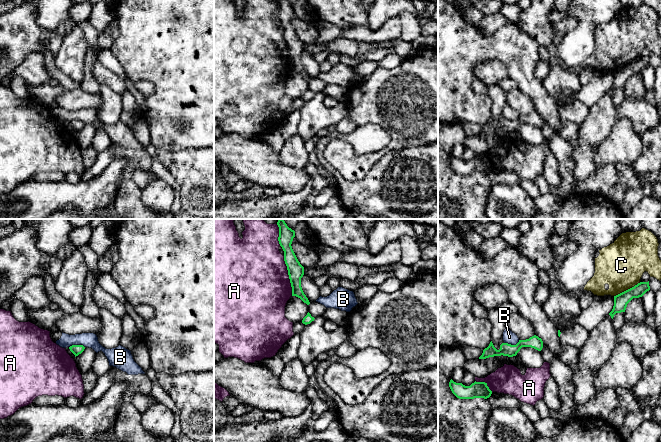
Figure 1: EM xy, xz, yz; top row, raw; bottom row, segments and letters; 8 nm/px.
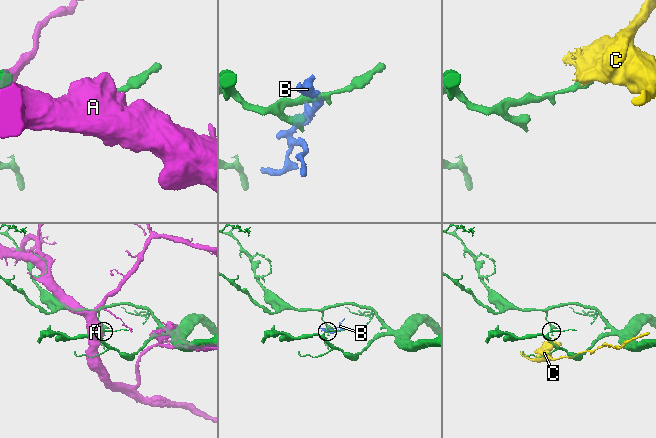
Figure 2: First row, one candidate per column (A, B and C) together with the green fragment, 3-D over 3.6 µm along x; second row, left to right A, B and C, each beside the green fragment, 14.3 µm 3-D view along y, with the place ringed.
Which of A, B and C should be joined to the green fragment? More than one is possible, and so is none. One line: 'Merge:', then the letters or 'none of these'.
Merge: none of these

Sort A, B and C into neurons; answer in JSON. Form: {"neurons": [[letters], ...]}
{"neurons": [["A"], ["B"], ["C"]]}

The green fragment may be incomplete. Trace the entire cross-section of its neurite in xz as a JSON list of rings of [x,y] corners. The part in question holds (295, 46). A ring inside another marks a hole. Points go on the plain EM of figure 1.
[[[277,0],[279,3],[278,17],[284,27],[284,37],[287,42],[288,51],[292,63],[292,72],[300,74],[307,81],[310,80],[301,63],[301,54],[304,51],[304,43],[298,37],[293,25],[292,17],[295,13],[295,7],[287,0]]]

